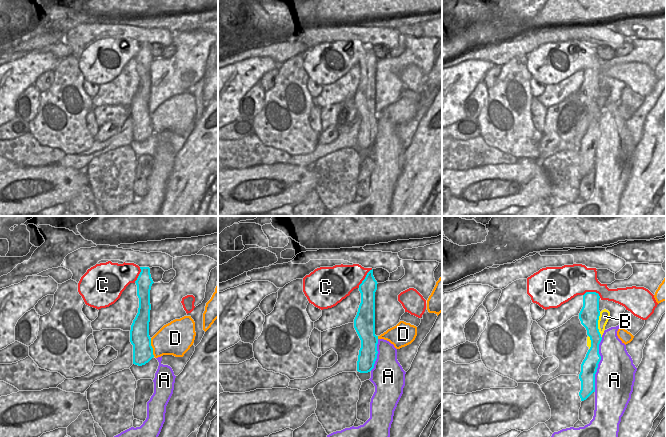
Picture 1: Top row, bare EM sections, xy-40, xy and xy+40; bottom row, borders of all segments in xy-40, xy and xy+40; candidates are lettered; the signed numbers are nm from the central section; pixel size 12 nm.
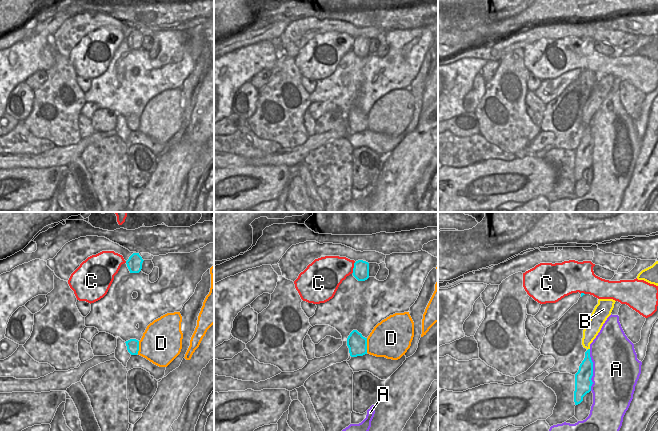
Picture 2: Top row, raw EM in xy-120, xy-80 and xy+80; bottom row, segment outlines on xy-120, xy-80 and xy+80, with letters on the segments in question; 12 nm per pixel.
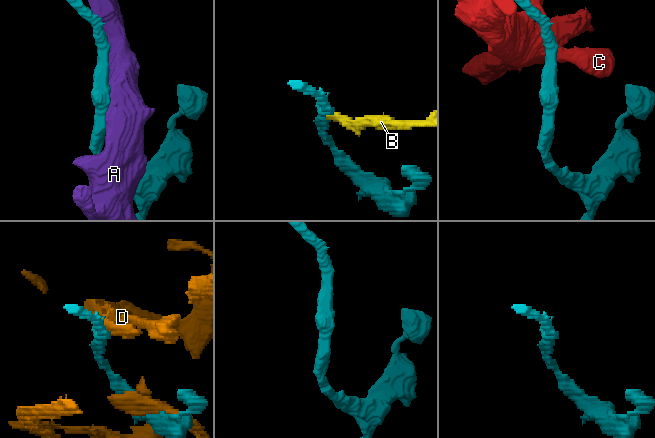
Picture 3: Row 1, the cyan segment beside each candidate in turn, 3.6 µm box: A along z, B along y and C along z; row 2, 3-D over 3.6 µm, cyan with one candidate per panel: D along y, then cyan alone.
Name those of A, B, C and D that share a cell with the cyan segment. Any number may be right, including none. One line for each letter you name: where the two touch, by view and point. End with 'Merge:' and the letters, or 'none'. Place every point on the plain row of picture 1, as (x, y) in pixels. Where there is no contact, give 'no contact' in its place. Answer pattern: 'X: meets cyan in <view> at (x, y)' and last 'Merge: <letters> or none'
Merge: none

